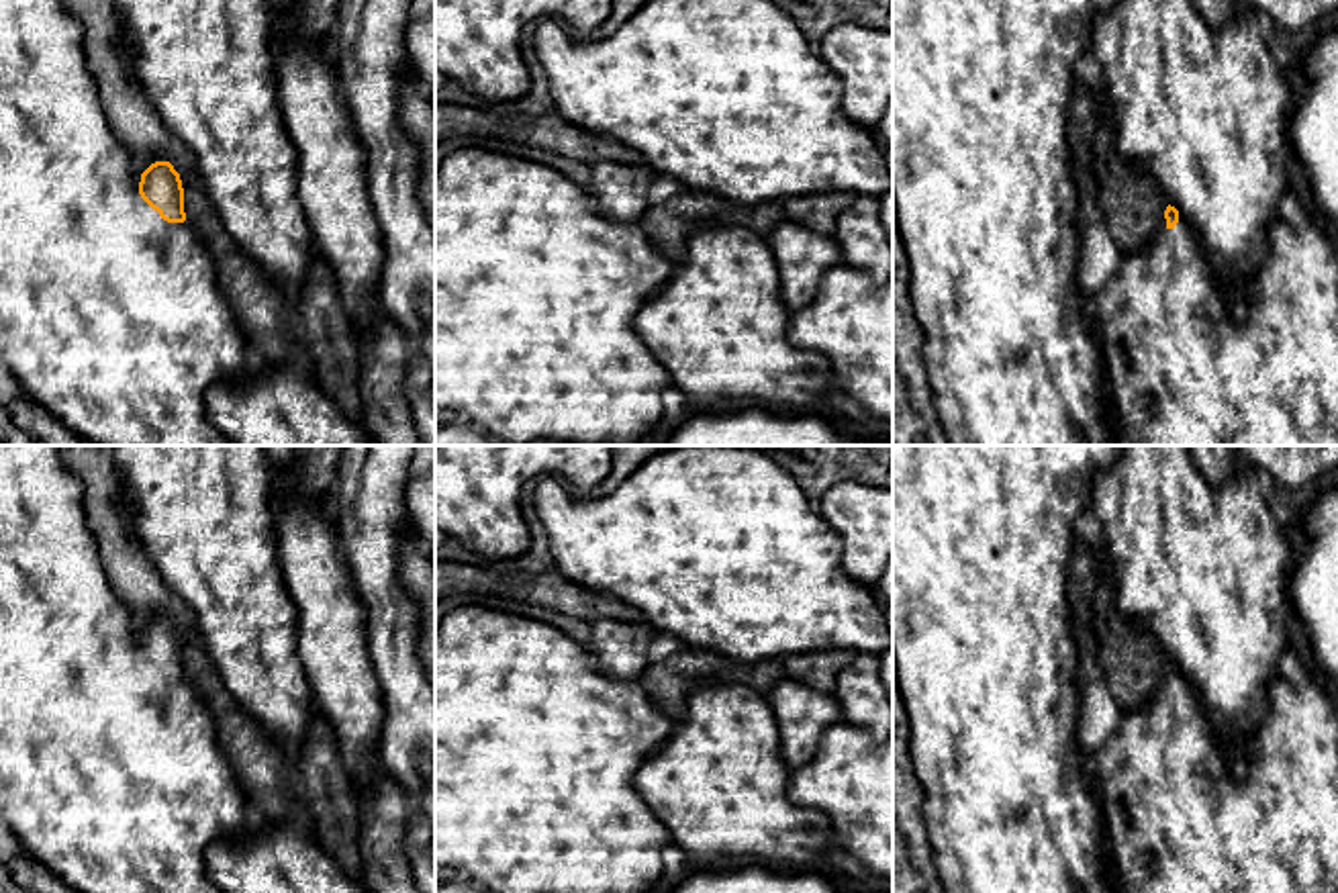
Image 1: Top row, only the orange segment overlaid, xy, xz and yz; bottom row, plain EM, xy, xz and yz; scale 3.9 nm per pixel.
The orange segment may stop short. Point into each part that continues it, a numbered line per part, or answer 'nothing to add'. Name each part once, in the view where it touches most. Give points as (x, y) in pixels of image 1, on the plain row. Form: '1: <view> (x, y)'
1: xy (111, 777)

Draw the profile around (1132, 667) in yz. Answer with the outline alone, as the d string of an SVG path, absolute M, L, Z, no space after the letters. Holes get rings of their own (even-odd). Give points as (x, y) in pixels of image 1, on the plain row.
M1105 539L1093 546L1097 558L1095 633L1103 680L1128 713L1152 699L1164 674L1164 658L1154 638L1119 613L1117 589Z

